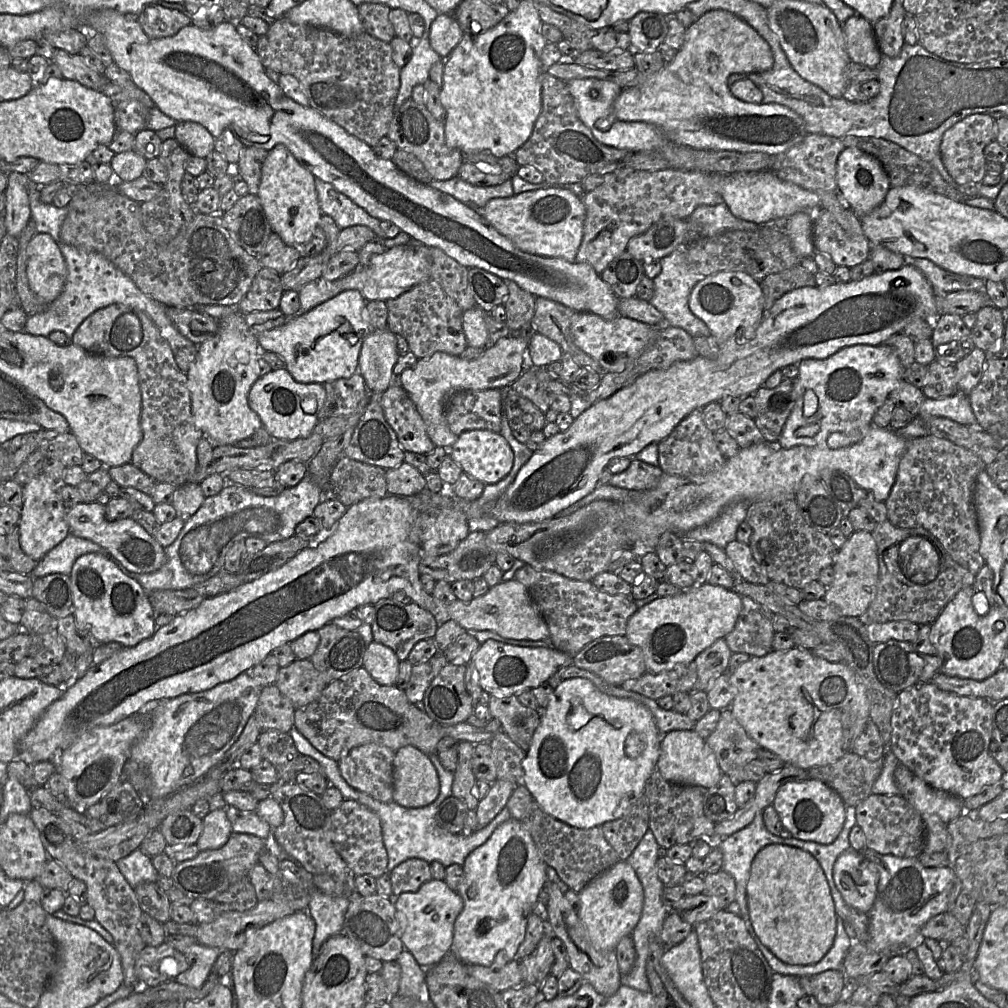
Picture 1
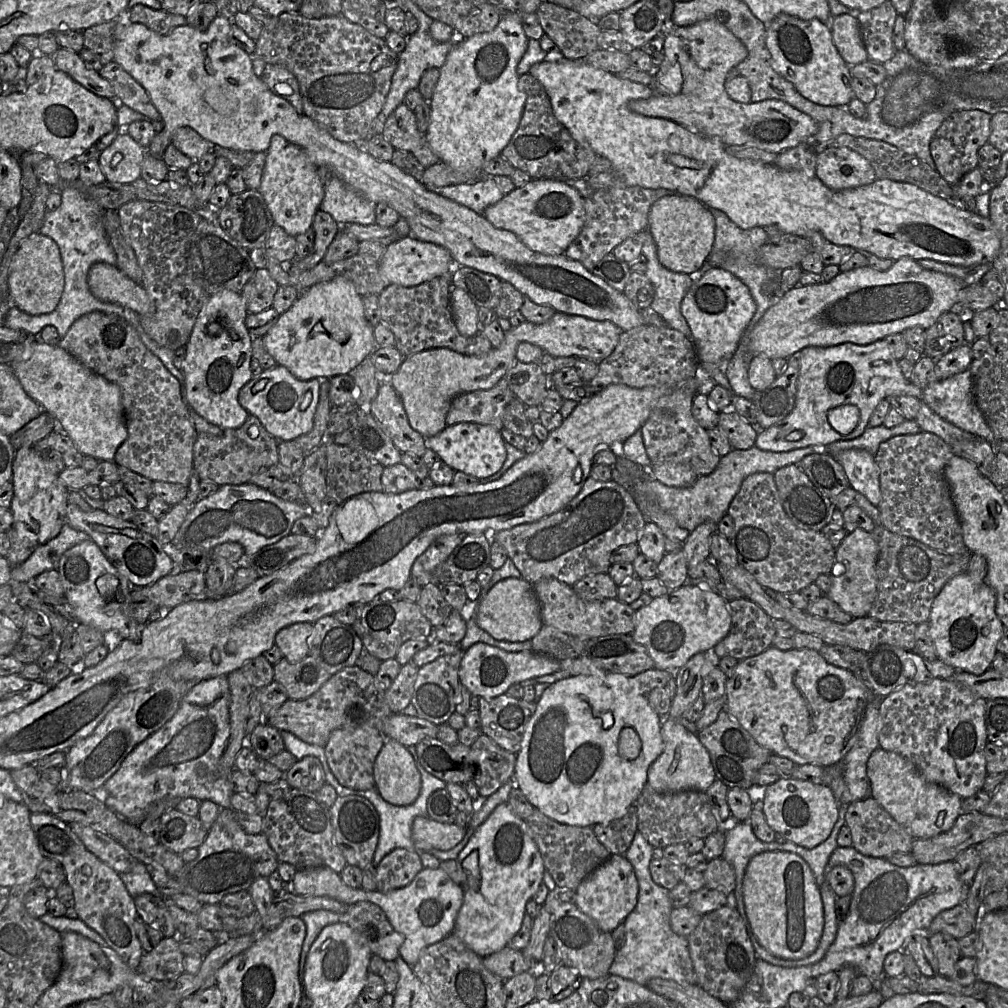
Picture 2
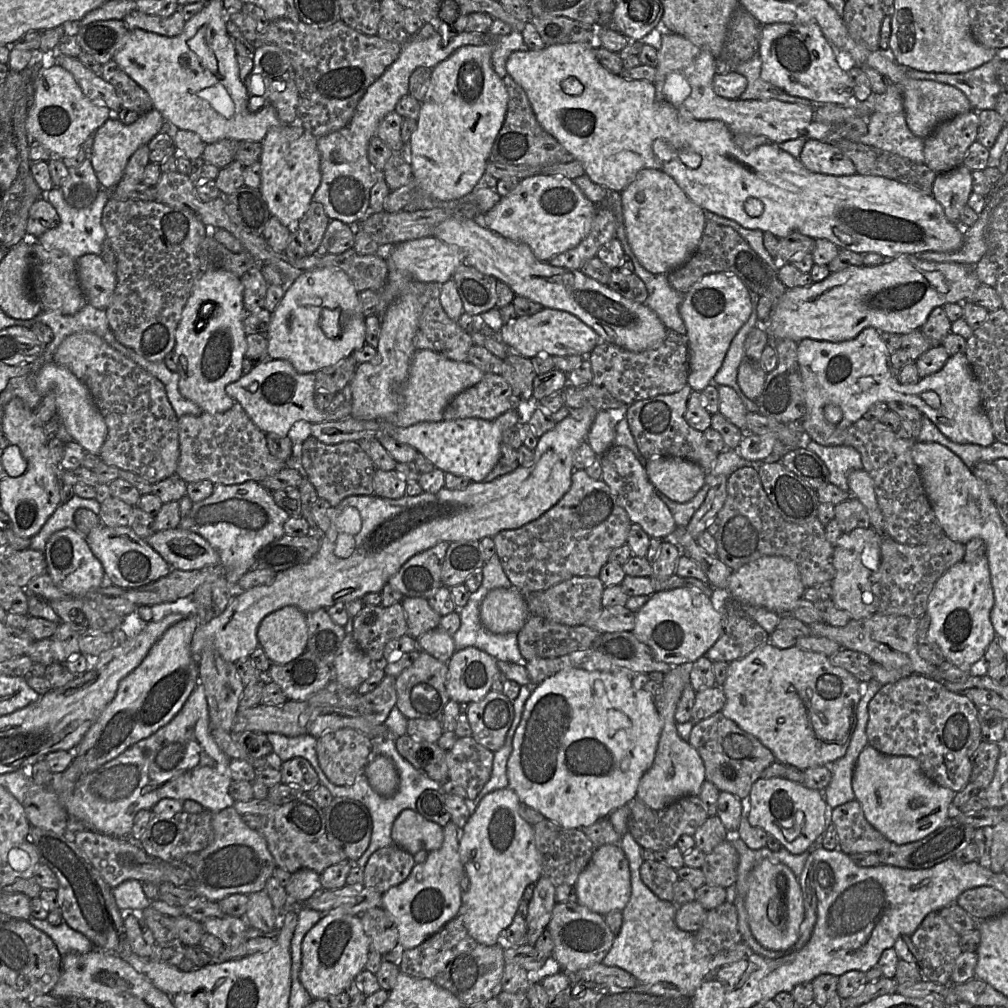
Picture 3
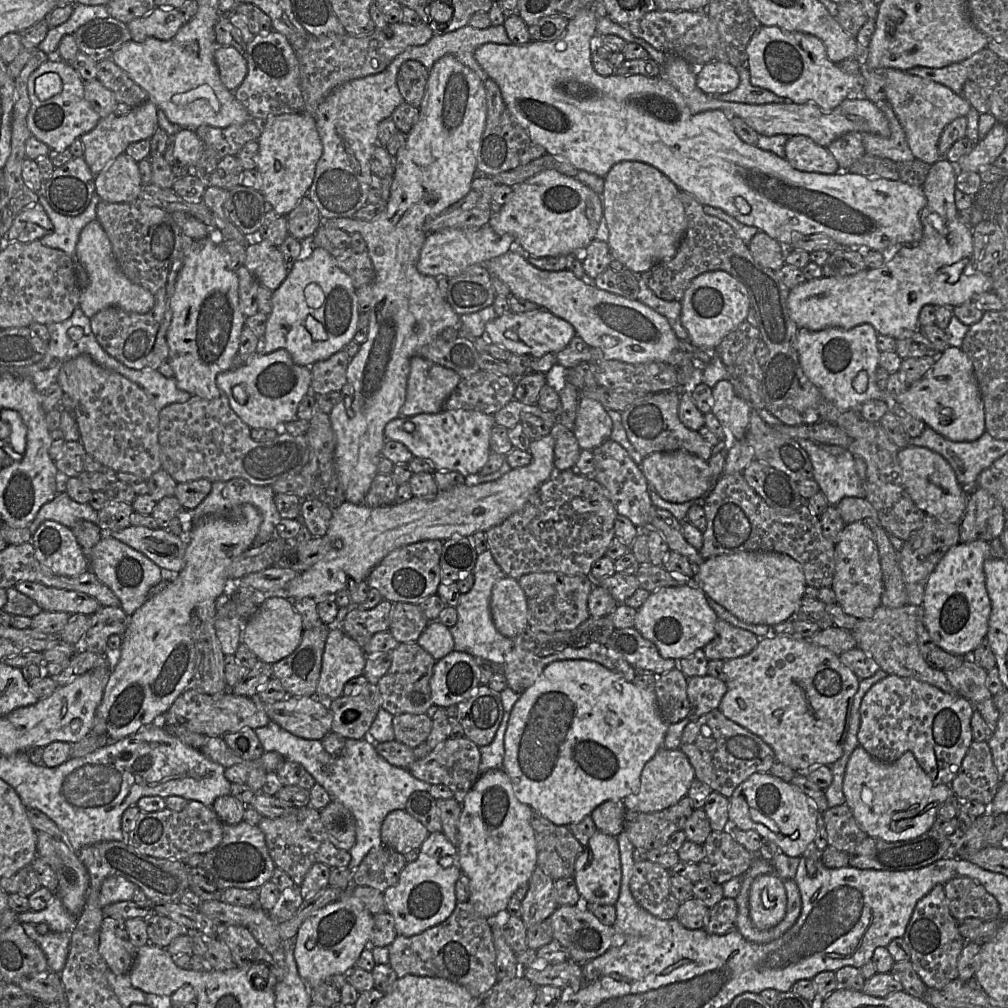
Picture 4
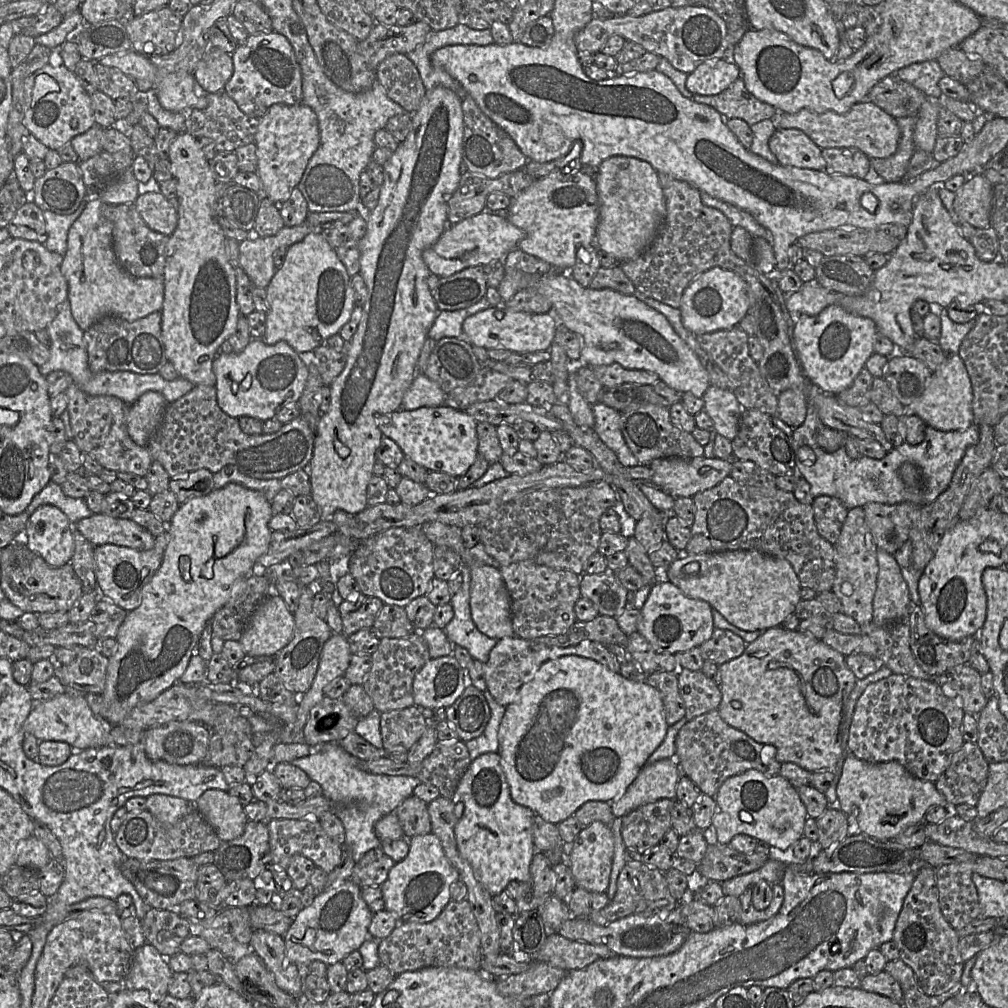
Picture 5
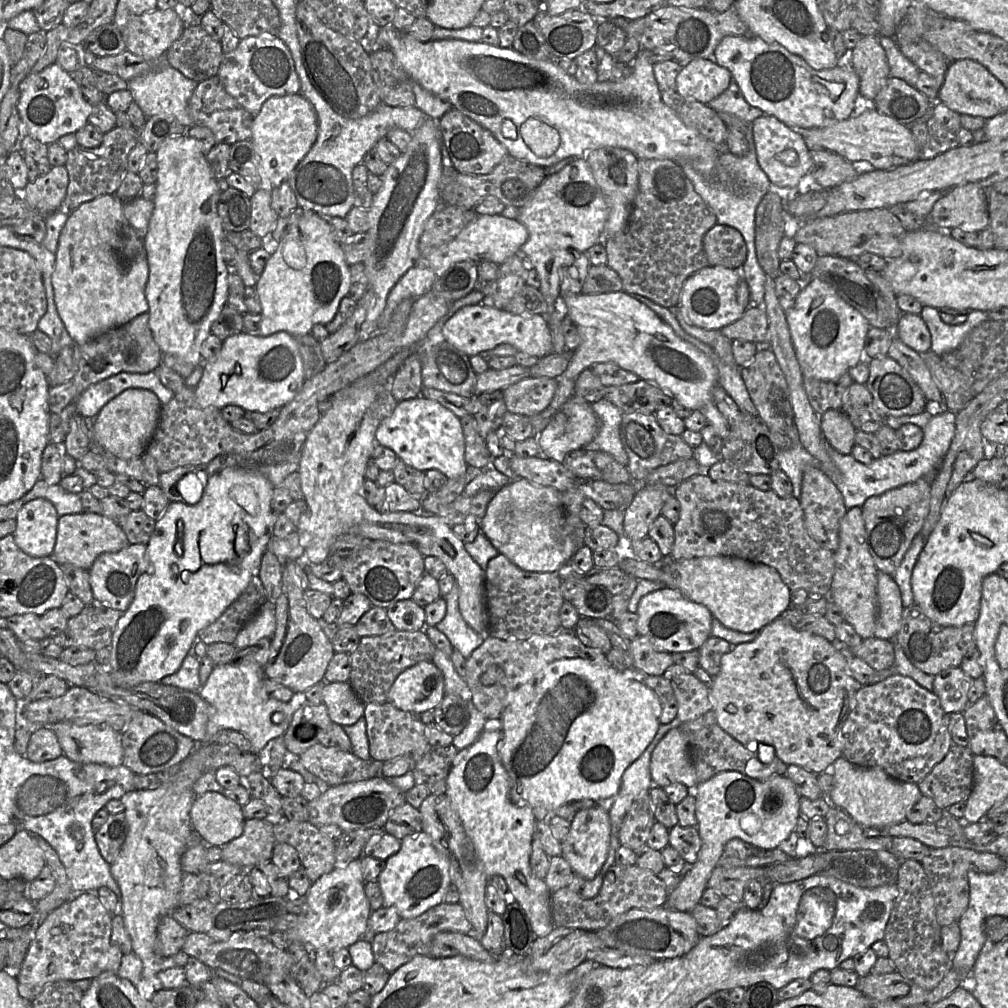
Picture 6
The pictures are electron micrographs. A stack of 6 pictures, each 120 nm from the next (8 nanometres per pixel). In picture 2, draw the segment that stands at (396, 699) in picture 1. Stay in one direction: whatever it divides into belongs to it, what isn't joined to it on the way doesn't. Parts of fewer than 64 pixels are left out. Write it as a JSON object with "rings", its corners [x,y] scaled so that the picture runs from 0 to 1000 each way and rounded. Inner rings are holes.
{"rings":[[[357,661],[341,663],[328,670],[310,690],[301,694],[288,692],[269,706],[261,716],[278,725],[286,725],[300,735],[321,741],[328,726],[337,722],[365,720],[379,724],[379,715],[390,707],[382,693],[383,684],[377,684],[372,672]]]}

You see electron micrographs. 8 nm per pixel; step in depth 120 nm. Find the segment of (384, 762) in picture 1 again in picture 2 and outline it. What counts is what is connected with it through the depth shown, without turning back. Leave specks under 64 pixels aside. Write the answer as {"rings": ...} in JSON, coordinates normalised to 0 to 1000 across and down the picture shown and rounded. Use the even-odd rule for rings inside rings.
{"rings":[[[358,720],[330,724],[320,742],[326,762],[335,776],[351,784],[372,783],[371,757],[383,734],[381,729],[371,721]]]}

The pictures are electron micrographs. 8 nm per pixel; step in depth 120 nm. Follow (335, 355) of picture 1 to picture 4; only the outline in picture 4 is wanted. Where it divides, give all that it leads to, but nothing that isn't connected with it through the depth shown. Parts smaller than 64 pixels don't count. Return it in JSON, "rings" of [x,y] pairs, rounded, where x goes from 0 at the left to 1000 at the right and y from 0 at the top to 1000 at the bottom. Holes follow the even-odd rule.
{"rings":[[[313,245],[306,255],[292,261],[284,277],[271,289],[270,309],[255,350],[282,346],[294,361],[309,364],[340,347],[351,336],[356,313],[349,277],[333,263],[327,251]]]}

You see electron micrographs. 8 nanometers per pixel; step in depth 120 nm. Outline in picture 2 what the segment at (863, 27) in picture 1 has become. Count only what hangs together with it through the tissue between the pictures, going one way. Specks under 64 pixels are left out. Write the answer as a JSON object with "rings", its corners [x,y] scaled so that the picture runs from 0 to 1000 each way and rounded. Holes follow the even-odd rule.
{"rings":[[[848,13],[833,14],[826,17],[823,29],[829,48],[841,64],[861,60]]]}

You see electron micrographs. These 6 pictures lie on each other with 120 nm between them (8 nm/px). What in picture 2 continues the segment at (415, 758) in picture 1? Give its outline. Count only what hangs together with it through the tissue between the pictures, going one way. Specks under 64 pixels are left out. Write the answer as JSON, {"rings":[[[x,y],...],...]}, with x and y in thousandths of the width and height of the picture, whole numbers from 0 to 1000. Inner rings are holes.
{"rings":[[[383,734],[371,757],[372,783],[385,797],[403,800],[411,797],[418,785],[418,769],[407,742]]]}

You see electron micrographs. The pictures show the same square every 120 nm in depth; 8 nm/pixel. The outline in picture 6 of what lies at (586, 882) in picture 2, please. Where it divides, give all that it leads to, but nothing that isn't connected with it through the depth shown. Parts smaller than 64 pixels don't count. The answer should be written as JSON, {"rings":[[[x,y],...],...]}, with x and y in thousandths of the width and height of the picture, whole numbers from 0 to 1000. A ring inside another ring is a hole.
{"rings":[[[594,799],[574,804],[565,815],[565,824],[558,835],[558,850],[569,866],[581,873],[589,872],[601,854],[605,838],[606,817],[603,805]]]}

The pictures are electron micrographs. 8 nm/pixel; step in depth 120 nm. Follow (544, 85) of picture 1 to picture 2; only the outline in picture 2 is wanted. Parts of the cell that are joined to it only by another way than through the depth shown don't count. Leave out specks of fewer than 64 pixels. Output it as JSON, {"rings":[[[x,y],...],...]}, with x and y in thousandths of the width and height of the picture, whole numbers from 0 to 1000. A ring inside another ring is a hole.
{"rings":[[[525,72],[515,74],[514,83],[522,93],[522,101],[514,127],[495,155],[511,168],[524,172],[528,178],[570,179],[584,175],[591,152],[570,139],[551,116],[540,86]]]}

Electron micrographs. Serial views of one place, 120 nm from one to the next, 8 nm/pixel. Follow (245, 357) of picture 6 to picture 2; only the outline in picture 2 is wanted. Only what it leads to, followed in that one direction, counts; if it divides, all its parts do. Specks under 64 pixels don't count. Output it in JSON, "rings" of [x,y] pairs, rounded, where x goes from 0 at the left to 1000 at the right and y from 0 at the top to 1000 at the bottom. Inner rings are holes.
{"rings":[[[275,362],[270,366],[262,367],[257,373],[251,374],[243,381],[237,388],[236,398],[247,411],[257,416],[276,438],[291,438],[311,426],[317,381],[315,376],[296,377],[285,365]],[[305,388],[310,389],[310,398],[304,407],[298,407],[298,401]]]}

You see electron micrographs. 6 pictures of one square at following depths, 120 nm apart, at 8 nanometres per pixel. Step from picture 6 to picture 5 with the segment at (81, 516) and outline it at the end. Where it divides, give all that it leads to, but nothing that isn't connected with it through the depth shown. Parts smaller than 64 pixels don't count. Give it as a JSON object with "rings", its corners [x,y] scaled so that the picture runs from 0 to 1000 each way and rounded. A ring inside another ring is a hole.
{"rings":[[[102,509],[91,510],[72,520],[91,541],[112,540],[137,547],[148,546],[154,533],[130,515],[112,514]]]}

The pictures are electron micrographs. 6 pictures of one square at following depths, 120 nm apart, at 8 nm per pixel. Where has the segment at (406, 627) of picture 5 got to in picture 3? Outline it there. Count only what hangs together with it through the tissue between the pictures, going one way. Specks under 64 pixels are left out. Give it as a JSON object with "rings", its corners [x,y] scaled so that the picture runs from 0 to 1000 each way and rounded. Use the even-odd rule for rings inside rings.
{"rings":[[[401,592],[398,599],[403,611],[405,630],[415,634],[424,626],[436,622],[438,611],[427,602],[424,594]]]}

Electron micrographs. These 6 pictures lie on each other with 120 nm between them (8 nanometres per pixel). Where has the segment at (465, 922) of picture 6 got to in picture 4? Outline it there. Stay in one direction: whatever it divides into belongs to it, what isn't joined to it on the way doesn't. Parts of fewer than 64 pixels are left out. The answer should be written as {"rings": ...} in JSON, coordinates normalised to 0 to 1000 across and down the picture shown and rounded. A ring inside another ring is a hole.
{"rings":[[[464,894],[454,895],[446,910],[436,918],[408,930],[395,928],[385,938],[385,943],[386,957],[395,970],[403,967],[440,970],[462,980],[472,990],[480,990],[494,973],[488,922],[484,913]]]}

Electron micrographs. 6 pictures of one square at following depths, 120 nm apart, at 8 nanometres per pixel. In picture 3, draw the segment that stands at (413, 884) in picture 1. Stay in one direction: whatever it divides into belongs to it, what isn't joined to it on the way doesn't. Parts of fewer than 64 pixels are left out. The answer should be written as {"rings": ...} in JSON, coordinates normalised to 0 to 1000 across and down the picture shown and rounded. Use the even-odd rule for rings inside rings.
{"rings":[[[396,839],[377,841],[366,850],[361,859],[360,878],[382,886],[402,874],[412,857],[411,849]]]}

